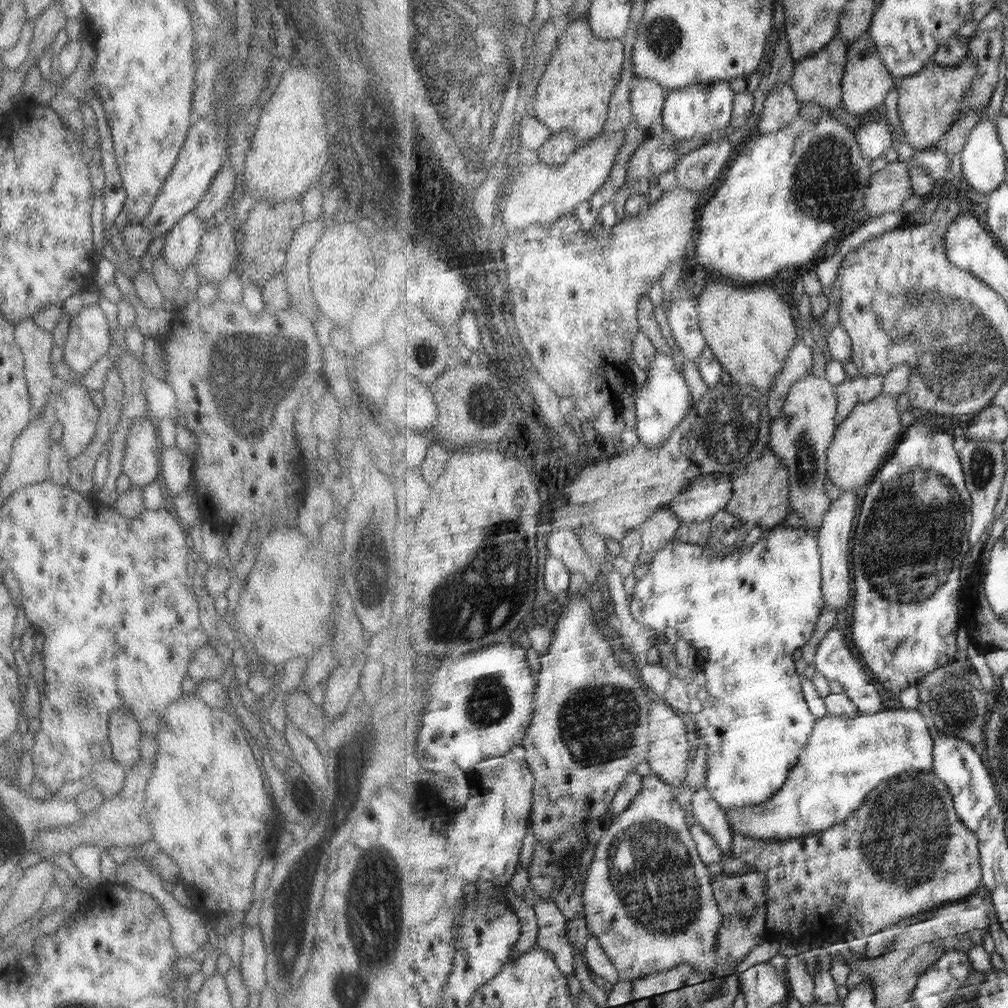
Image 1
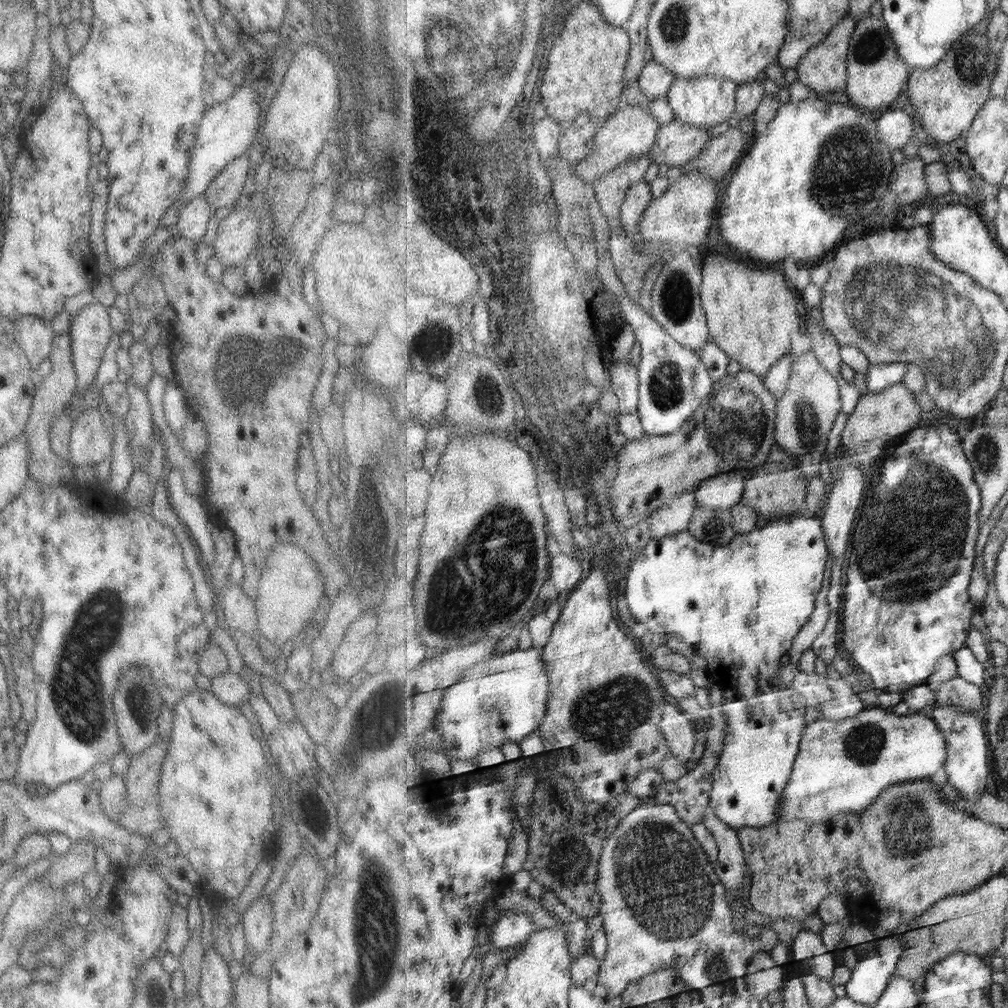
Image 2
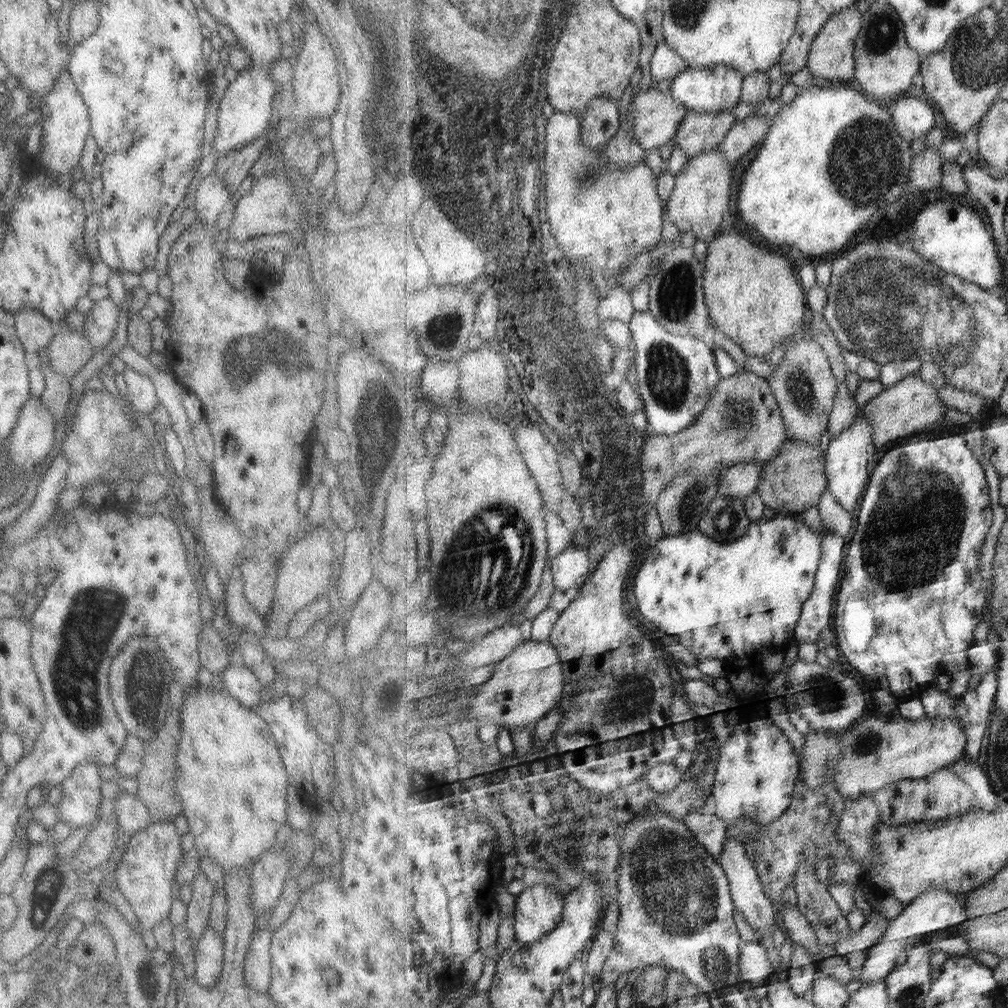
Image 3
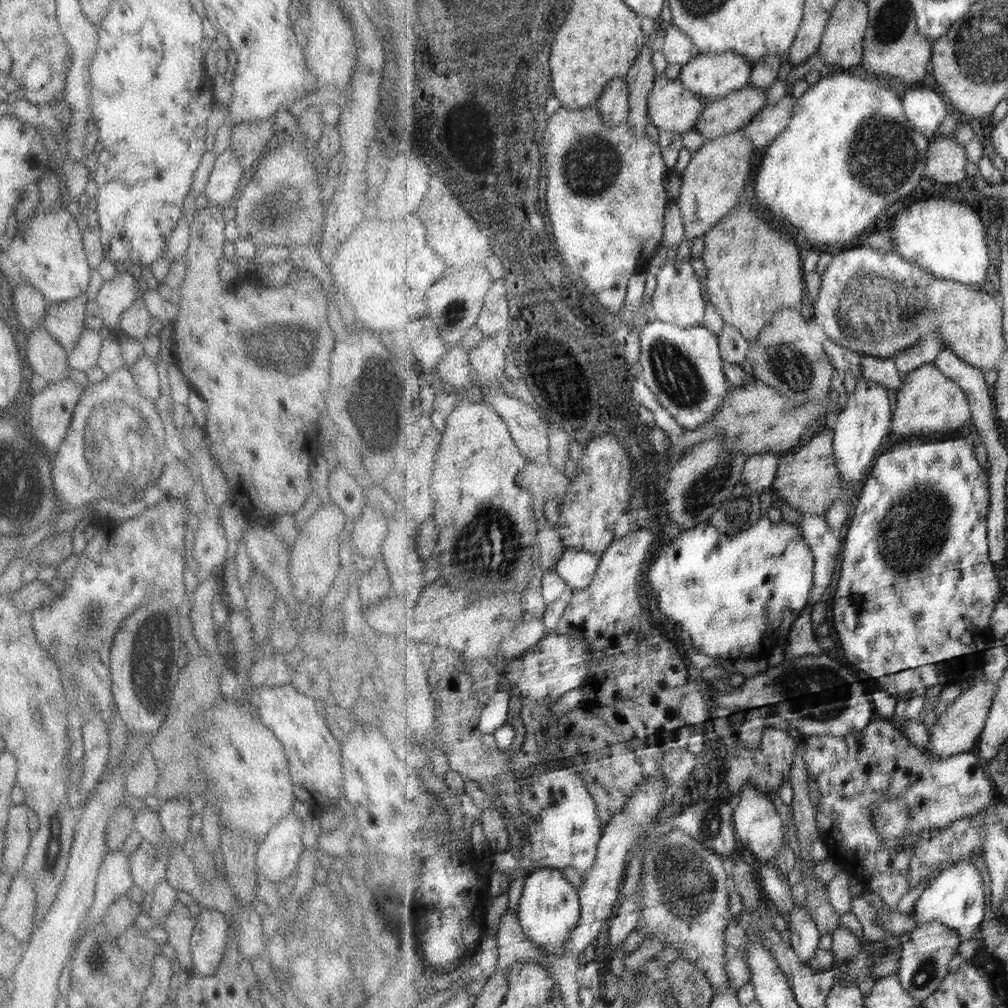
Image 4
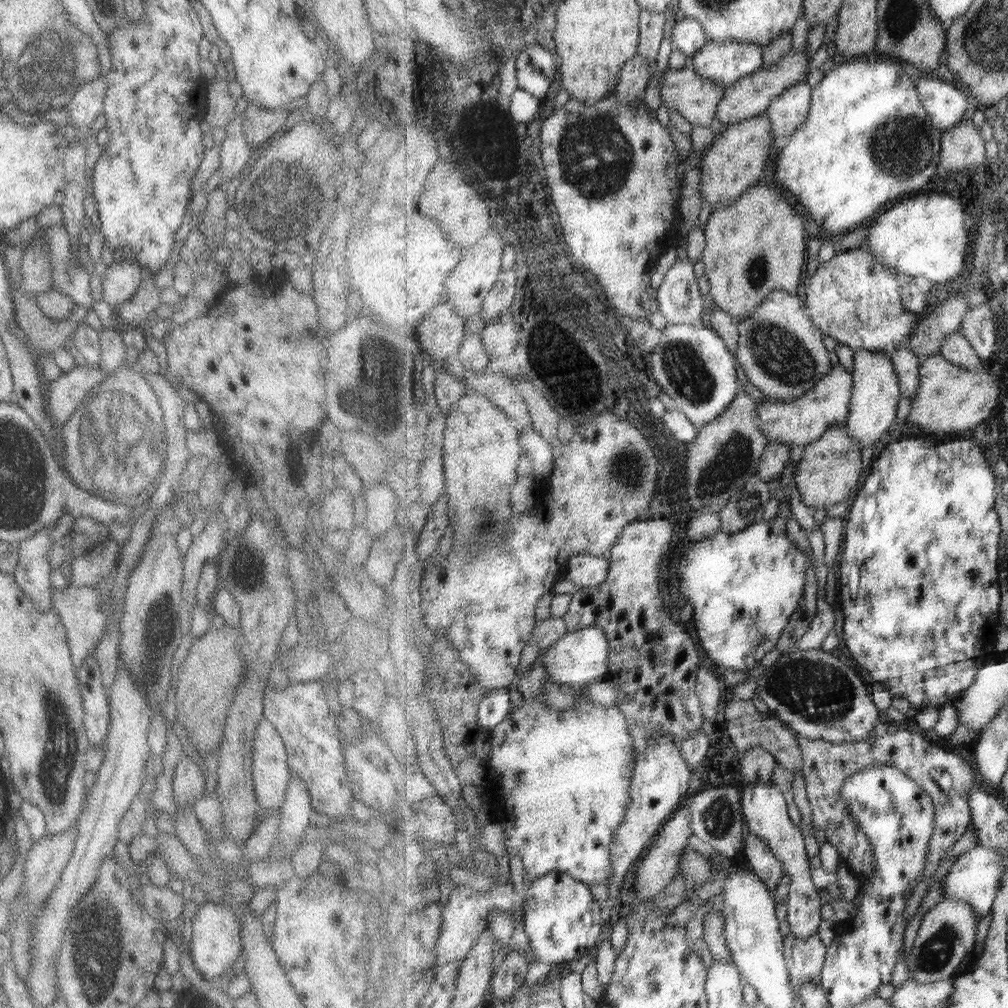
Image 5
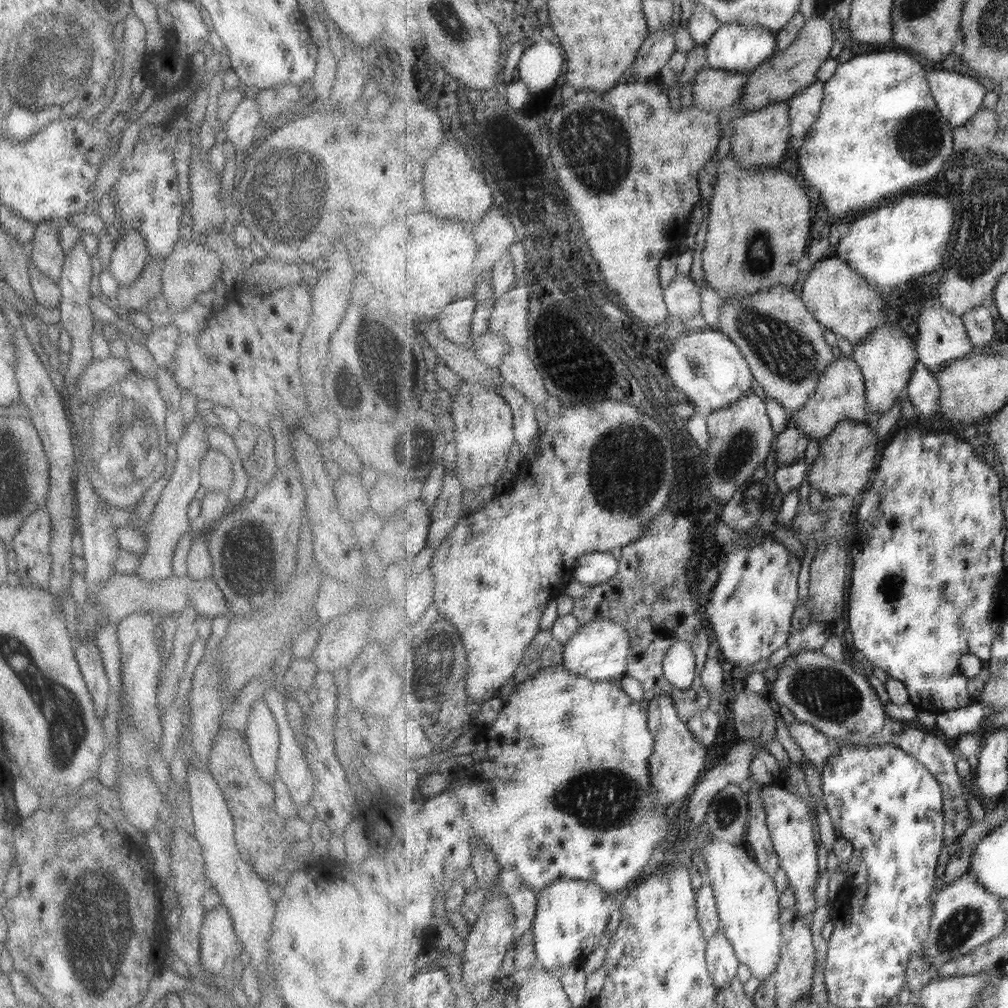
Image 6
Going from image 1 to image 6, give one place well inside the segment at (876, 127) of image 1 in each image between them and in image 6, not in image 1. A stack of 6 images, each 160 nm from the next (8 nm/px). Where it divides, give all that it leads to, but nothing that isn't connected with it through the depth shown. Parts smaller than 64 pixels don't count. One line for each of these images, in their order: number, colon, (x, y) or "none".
2: (896, 126)
3: (914, 117)
4: (925, 108)
5: (946, 104)
6: (959, 98)

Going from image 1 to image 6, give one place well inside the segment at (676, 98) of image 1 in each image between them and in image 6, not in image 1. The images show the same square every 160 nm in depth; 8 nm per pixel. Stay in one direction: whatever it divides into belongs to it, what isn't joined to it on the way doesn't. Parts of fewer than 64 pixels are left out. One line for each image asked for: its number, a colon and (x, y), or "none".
2: (705, 102)
3: (715, 89)
4: (712, 76)
5: (723, 62)
6: (734, 47)

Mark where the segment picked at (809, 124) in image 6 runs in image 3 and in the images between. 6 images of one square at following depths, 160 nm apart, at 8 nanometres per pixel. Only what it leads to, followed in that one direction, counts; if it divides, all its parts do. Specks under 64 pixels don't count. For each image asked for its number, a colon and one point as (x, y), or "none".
3: (746, 134)
4: (774, 119)
5: (787, 112)

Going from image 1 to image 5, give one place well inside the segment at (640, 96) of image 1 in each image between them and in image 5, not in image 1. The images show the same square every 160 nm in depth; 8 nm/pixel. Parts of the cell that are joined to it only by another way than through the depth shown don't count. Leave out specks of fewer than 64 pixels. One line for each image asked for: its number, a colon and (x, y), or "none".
2: (655, 80)
3: (666, 64)
4: (678, 48)
5: (688, 35)

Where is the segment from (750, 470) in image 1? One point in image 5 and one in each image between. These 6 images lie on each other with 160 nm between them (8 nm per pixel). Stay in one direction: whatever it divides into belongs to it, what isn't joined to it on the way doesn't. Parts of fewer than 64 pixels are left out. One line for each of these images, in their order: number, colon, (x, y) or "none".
2: (777, 489)
3: (795, 480)
4: (808, 479)
5: (828, 472)

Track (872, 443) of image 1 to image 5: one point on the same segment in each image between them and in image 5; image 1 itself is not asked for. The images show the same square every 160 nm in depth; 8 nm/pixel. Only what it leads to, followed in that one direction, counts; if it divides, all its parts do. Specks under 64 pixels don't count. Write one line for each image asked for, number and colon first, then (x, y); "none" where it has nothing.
2: (878, 419)
3: (912, 405)
4: (929, 402)
5: (951, 399)

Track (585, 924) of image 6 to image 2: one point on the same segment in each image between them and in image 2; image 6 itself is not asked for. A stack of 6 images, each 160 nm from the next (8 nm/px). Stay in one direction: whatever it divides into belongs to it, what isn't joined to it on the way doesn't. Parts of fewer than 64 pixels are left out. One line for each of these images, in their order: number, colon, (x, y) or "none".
2: (513, 929)
3: (538, 910)
4: (549, 909)
5: (562, 920)

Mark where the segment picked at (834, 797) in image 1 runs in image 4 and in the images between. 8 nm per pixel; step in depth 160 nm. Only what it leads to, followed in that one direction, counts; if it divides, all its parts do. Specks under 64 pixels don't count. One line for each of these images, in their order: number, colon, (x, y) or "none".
2: (843, 766)
3: (875, 752)
4: (958, 729)

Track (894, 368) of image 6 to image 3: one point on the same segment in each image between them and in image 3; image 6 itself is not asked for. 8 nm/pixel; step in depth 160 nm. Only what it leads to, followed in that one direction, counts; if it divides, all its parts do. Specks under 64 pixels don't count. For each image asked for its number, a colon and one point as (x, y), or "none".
3: (847, 458)
4: (861, 426)
5: (873, 408)

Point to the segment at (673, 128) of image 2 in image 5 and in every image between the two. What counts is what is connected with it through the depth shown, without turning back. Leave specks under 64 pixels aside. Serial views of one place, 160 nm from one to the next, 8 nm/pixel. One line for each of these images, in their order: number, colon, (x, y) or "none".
3: (700, 132)
4: (732, 113)
5: (747, 98)

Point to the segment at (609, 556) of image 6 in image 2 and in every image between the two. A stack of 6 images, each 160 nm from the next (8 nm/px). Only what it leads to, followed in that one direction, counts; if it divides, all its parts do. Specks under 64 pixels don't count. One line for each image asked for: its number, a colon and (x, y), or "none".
2: (566, 572)
3: (572, 567)
4: (578, 568)
5: (584, 570)

